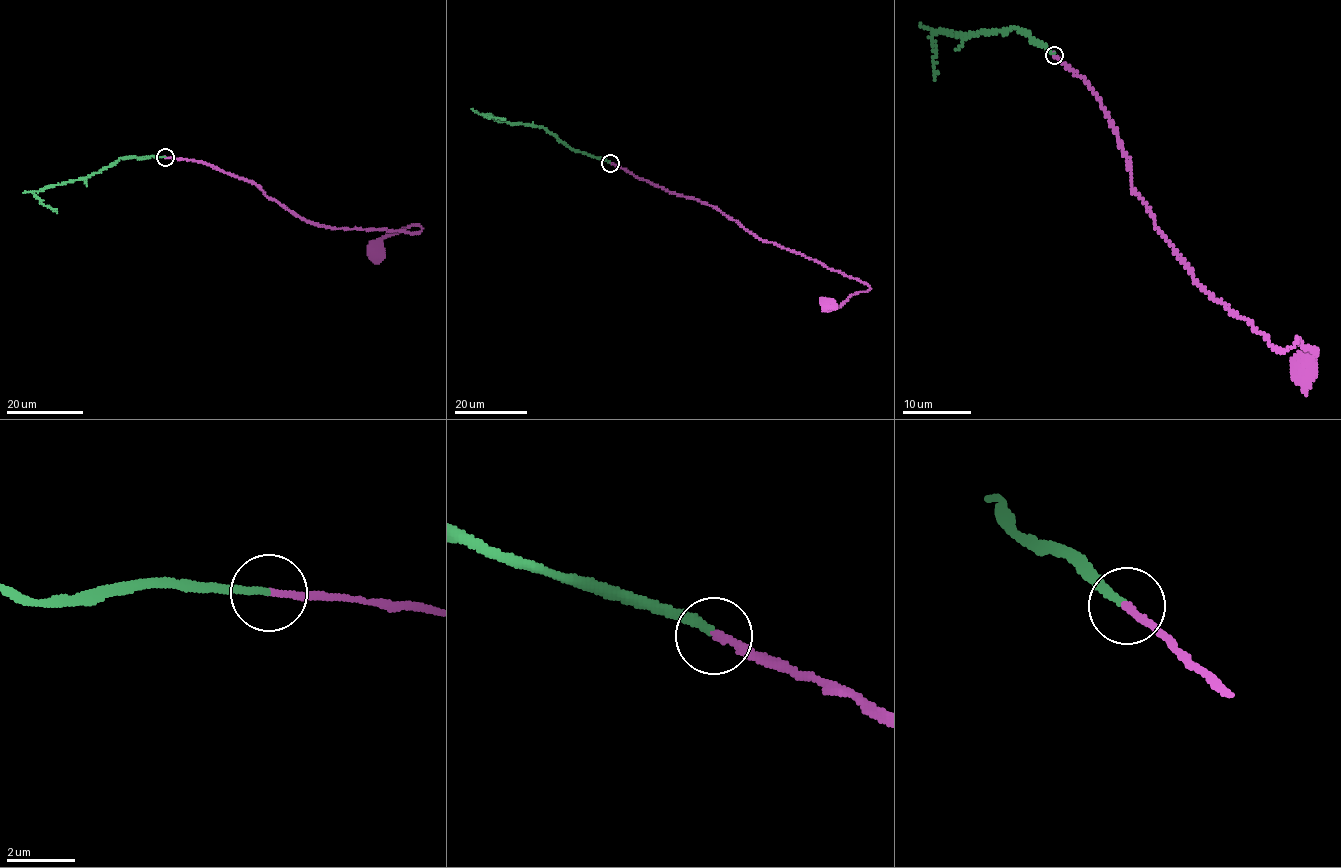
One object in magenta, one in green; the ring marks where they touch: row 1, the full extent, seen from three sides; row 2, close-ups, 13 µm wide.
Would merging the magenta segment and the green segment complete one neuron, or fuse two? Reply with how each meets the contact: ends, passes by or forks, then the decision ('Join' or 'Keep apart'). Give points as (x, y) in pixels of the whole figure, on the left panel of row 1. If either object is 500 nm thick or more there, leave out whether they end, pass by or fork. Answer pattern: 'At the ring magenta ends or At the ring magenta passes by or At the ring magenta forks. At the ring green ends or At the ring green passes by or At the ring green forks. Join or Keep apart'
At the ring magenta ends. At the ring green ends. Join

